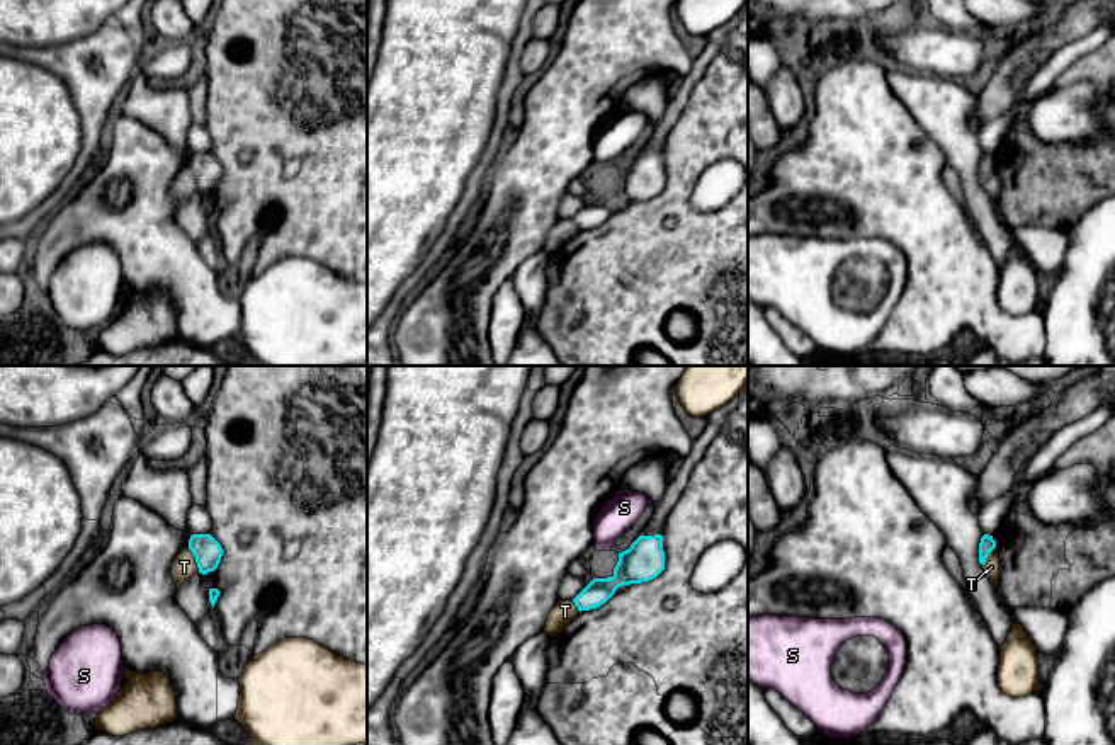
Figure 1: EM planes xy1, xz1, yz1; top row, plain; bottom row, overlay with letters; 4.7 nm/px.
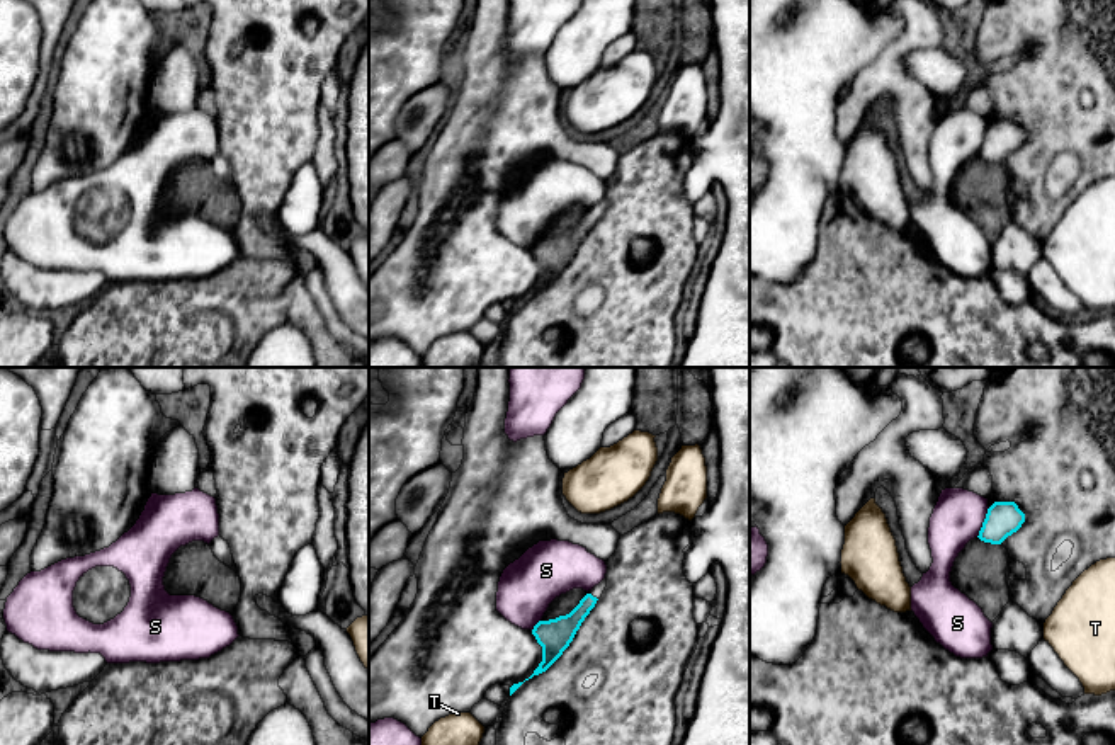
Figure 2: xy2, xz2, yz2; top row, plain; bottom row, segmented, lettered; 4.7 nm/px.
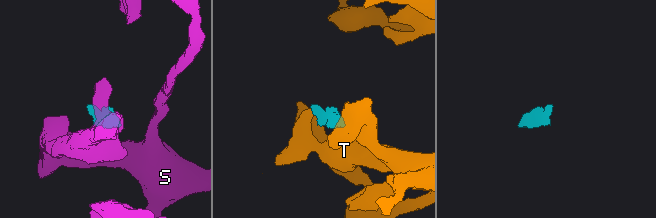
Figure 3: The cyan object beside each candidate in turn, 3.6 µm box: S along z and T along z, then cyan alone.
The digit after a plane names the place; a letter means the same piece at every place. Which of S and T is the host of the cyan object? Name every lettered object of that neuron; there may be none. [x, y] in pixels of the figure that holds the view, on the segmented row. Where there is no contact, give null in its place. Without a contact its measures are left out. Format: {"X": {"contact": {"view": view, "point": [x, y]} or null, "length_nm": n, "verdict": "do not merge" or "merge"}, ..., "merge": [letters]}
{"S": {"contact": {"view": "yz2", "point": [983, 523]}, "length_nm": 160, "verdict": "do not merge"}, "T": {"contact": {"view": "xy1", "point": [196, 560]}, "length_nm": 140, "verdict": "do not merge"}, "merge": []}

